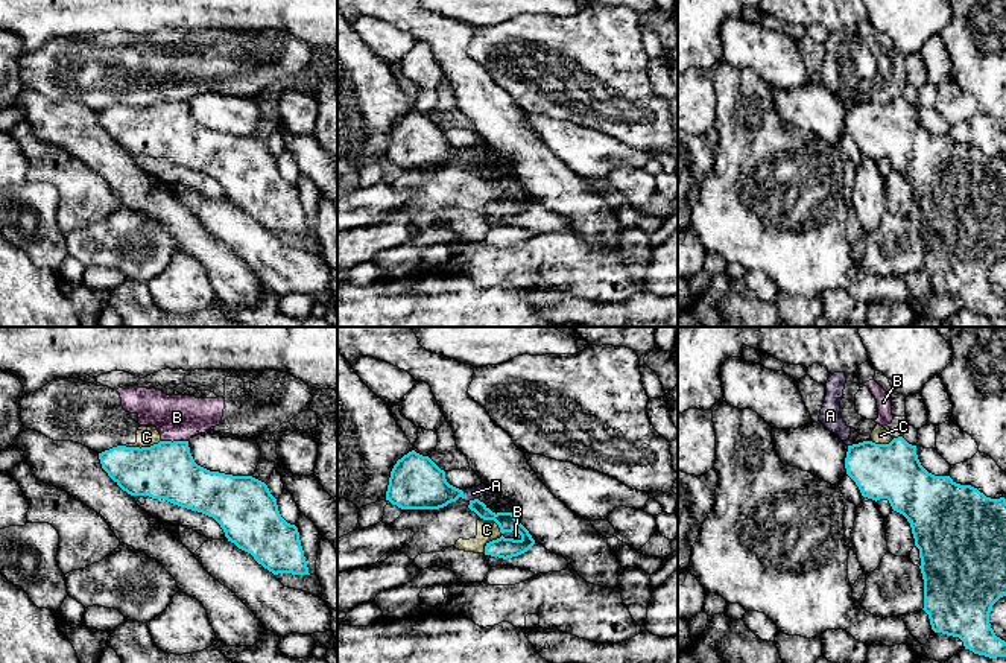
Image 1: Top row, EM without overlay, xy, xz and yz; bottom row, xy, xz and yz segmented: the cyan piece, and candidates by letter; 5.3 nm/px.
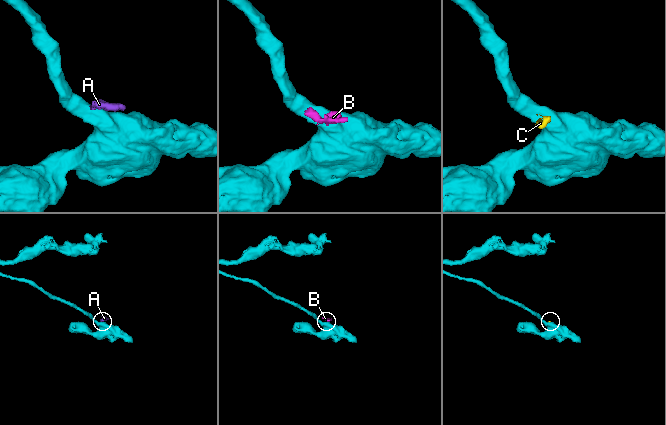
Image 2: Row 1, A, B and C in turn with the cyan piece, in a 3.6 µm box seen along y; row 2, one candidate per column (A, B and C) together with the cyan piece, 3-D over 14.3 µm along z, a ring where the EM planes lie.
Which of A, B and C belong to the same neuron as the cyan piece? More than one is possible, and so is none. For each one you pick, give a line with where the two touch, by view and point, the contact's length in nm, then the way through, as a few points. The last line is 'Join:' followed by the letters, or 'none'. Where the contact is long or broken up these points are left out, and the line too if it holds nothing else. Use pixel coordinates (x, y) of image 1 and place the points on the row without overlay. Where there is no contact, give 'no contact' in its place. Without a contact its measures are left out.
Join: none

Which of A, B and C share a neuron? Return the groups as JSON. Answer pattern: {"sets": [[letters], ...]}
{"sets": [["A", "B", "C"]]}

